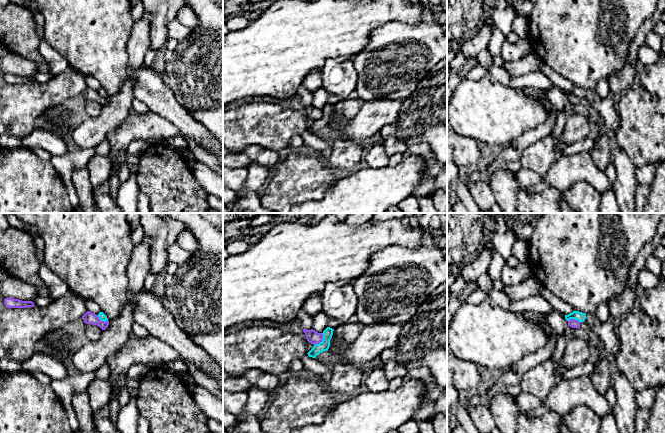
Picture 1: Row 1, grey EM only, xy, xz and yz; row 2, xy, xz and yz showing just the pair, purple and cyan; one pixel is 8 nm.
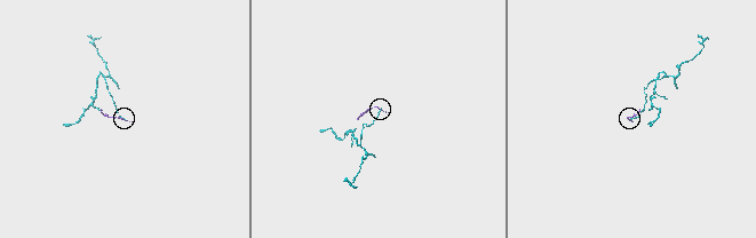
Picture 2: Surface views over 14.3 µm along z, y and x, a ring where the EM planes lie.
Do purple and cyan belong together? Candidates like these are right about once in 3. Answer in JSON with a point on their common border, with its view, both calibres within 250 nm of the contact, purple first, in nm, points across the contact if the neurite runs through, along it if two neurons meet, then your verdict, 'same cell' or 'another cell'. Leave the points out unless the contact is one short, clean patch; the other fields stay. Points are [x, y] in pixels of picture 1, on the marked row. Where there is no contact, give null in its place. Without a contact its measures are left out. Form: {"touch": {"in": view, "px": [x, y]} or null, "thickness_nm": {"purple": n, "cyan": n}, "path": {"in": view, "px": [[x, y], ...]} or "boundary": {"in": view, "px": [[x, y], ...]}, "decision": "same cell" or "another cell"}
{"touch": {"in": "xz", "px": [321, 340]}, "thickness_nm": {"purple": 110, "cyan": 80}, "boundary": {"in": "xz", "px": [[322, 333], [322, 339], [314, 345]]}, "decision": "another cell"}

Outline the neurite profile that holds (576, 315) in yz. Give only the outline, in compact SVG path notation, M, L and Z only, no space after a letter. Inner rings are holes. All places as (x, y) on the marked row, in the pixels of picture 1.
M573 311L572 313L565 315L565 319L567 321L569 321L570 319L575 319L579 322L584 322L586 319L586 314L579 311Z

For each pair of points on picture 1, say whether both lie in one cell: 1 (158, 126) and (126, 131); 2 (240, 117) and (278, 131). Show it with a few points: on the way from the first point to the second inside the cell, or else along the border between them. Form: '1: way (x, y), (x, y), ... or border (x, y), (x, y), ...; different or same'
1: way (150, 128), (134, 128); same
2: way (249, 123), (269, 125); same

